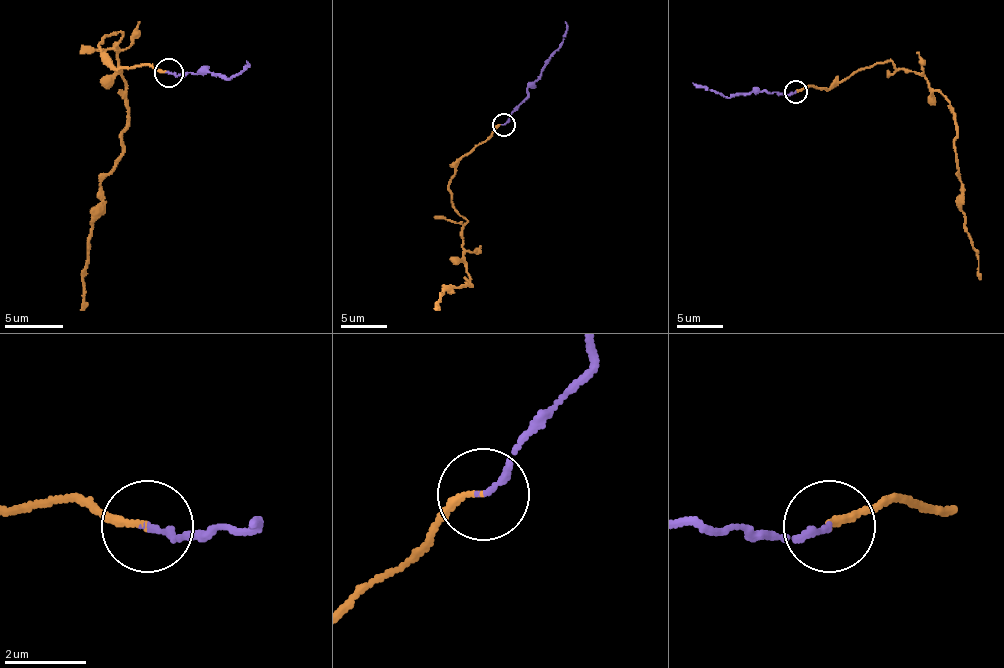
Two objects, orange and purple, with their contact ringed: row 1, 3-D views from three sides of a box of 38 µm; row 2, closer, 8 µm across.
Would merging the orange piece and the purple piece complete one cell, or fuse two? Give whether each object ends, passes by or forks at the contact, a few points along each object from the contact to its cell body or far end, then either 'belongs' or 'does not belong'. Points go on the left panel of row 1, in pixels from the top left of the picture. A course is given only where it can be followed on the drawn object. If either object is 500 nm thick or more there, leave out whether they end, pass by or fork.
orange ends there; purple ends there; orange runs (169, 71), (117, 69), (99, 51), (102, 40), (120, 31), (123, 155), (99, 184), (85, 309); purple runs (169, 71), (235, 77), (247, 60); belongs

